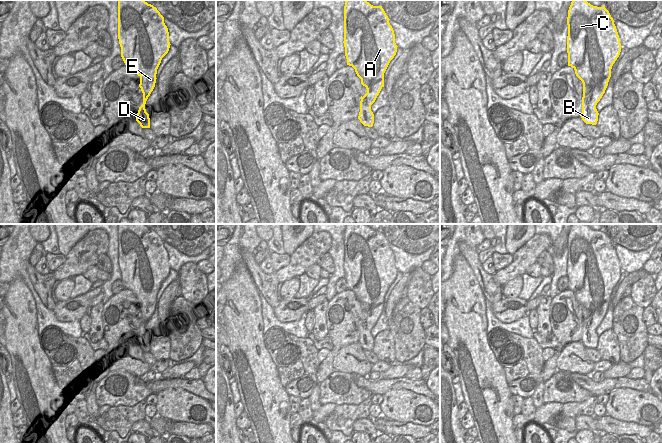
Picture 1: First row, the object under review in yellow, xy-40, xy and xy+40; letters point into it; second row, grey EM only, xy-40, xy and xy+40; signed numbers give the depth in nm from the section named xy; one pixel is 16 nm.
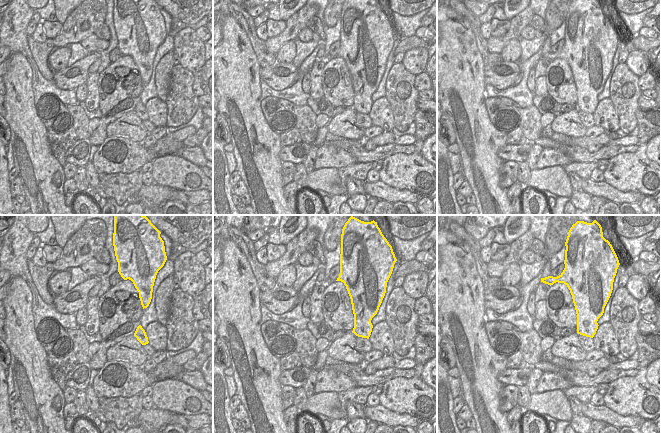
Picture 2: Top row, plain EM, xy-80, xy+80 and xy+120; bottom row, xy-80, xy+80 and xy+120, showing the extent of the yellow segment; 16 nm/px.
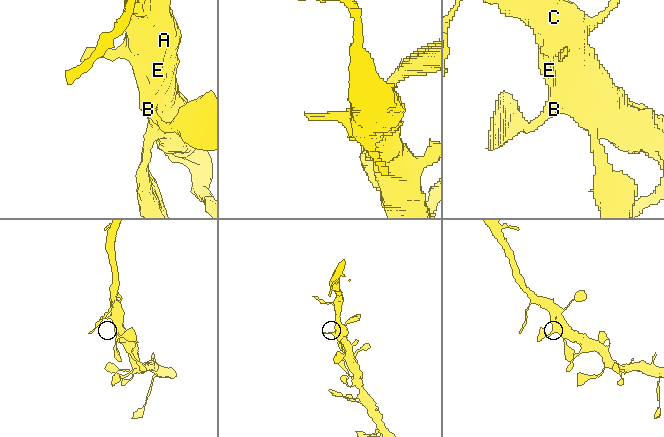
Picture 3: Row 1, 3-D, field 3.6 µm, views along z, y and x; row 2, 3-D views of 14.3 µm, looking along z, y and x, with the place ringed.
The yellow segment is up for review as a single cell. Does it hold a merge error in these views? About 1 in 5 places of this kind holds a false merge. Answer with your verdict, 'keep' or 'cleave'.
keep

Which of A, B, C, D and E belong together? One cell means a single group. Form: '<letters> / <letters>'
A B C D E

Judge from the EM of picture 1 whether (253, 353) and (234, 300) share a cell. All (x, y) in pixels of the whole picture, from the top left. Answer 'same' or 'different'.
same

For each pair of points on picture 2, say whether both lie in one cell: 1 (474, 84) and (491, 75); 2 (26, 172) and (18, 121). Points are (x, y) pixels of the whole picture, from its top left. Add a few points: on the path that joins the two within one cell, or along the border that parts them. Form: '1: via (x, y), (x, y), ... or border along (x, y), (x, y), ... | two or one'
1: border along (483, 65), (485, 84) | two
2: via (26, 159), (26, 134) | one

